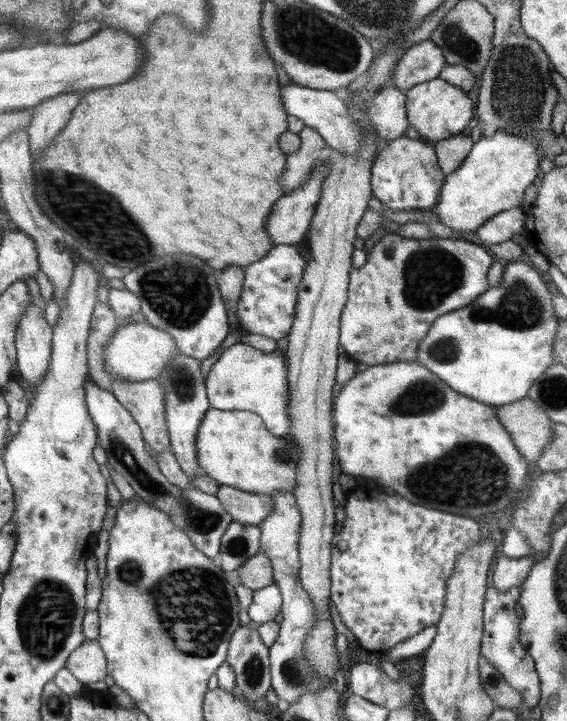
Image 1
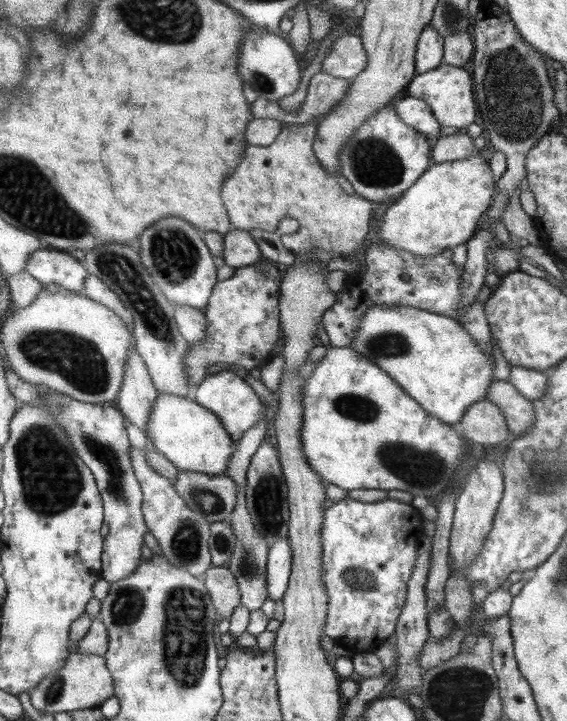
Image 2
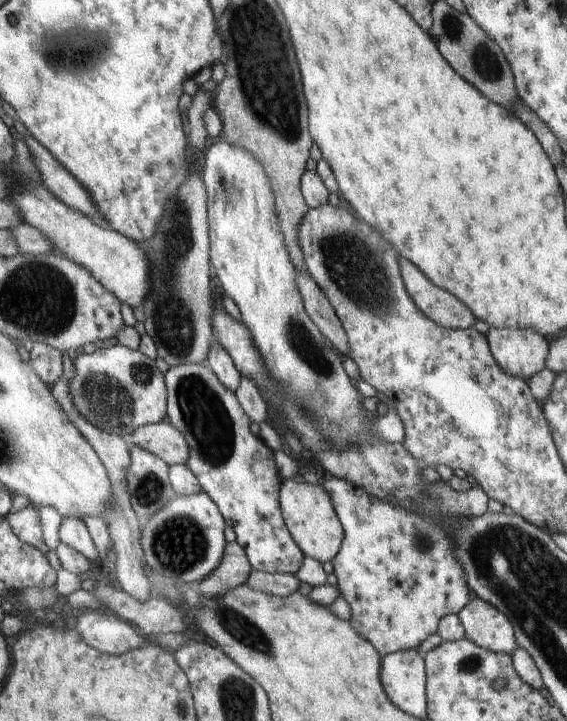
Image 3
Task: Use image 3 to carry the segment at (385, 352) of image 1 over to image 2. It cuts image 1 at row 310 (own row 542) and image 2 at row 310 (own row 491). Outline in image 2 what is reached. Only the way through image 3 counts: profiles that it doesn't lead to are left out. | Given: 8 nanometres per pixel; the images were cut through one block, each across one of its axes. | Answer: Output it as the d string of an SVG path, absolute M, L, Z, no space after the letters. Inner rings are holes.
M383 242L366 248L364 262L366 272L359 276L352 275L347 279L338 292L336 304L326 309L322 316L322 326L324 332L328 334L331 346L338 348L350 346L352 337L360 325L360 319L368 307L379 304L400 305L462 319L462 324L470 332L474 344L478 344L478 348L482 348L482 352L486 352L486 356L492 358L494 346L492 332L484 312L484 302L475 300L466 310L460 310L463 268L458 268L442 253L434 256L414 256L392 249Z

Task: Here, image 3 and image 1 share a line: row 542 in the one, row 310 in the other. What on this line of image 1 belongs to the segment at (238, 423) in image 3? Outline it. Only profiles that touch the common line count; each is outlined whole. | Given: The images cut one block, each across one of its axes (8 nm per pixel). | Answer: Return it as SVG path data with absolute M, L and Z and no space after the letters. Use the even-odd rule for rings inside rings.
M301 242L298 244L275 244L264 258L244 268L245 279L237 306L238 322L242 331L249 334L262 334L262 336L268 336L276 341L284 338L290 332L296 312L298 285L301 283L303 270L307 265L307 261L302 259L302 254L300 254L302 248L305 249Z

